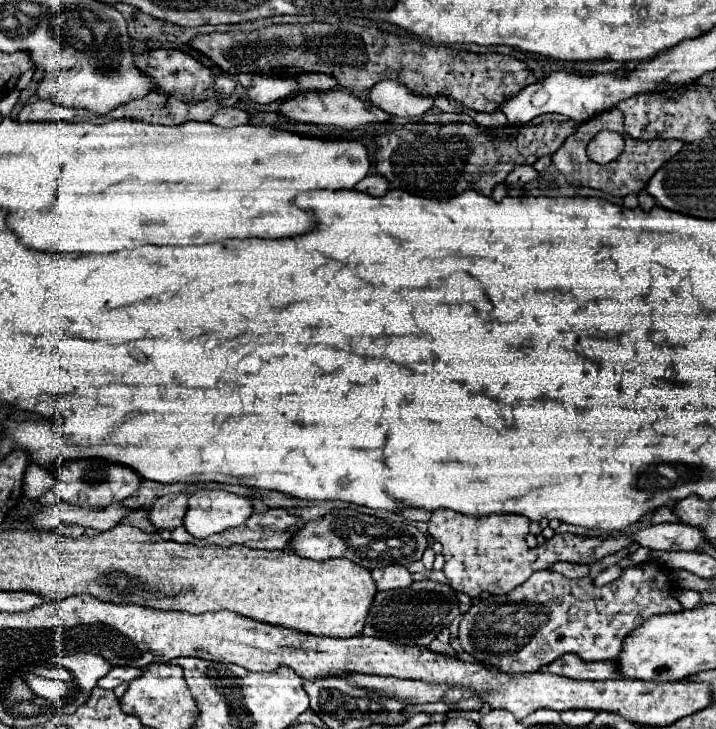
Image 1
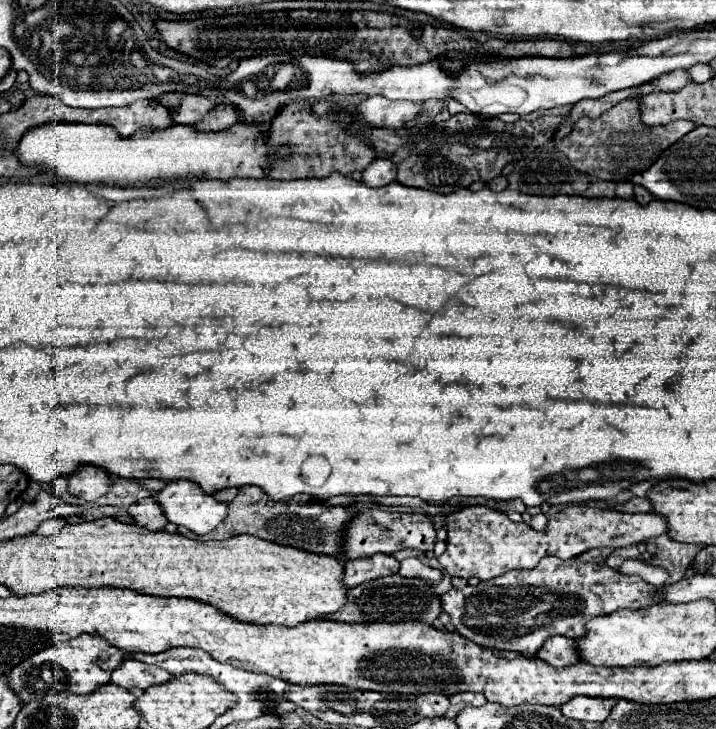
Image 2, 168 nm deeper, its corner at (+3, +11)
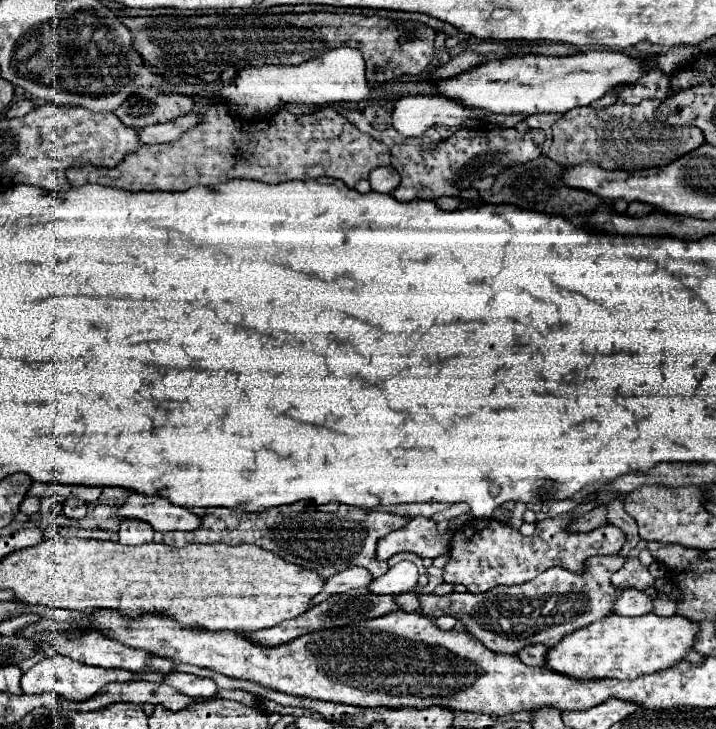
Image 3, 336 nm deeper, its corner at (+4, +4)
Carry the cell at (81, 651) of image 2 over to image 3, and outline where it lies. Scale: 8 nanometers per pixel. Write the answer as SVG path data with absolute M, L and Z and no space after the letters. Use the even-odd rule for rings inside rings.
M51 653L47 655L47 659L43 659L41 663L33 665L29 671L23 673L21 677L21 689L27 695L35 695L35 693L55 693L65 701L71 703L83 703L87 699L91 699L91 695L97 695L107 683L131 683L131 681L146 680L150 682L160 683L166 674L163 673L133 673L133 671L119 671L119 669L103 669L103 667L91 667L79 661L71 661L59 653Z

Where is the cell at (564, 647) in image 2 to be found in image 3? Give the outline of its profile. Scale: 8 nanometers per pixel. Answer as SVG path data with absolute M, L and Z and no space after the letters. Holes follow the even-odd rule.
M531 645L531 647L525 647L517 653L517 657L525 663L525 665L533 665L533 667L547 667L547 655L549 647L545 645Z

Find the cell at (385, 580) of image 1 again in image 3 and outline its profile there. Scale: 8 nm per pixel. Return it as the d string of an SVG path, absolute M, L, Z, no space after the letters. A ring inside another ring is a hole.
M347 567L343 571L339 571L339 575L333 575L331 579L327 579L323 591L311 601L313 605L325 601L331 595L339 595L339 593L347 593L351 589L359 589L359 587L369 587L369 583L373 581L371 573L363 567Z

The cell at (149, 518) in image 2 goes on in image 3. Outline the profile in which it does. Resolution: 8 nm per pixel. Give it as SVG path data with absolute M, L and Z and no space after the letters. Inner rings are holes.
M125 519L119 529L119 541L125 545L143 545L151 543L155 529L149 523L141 523L141 519Z

